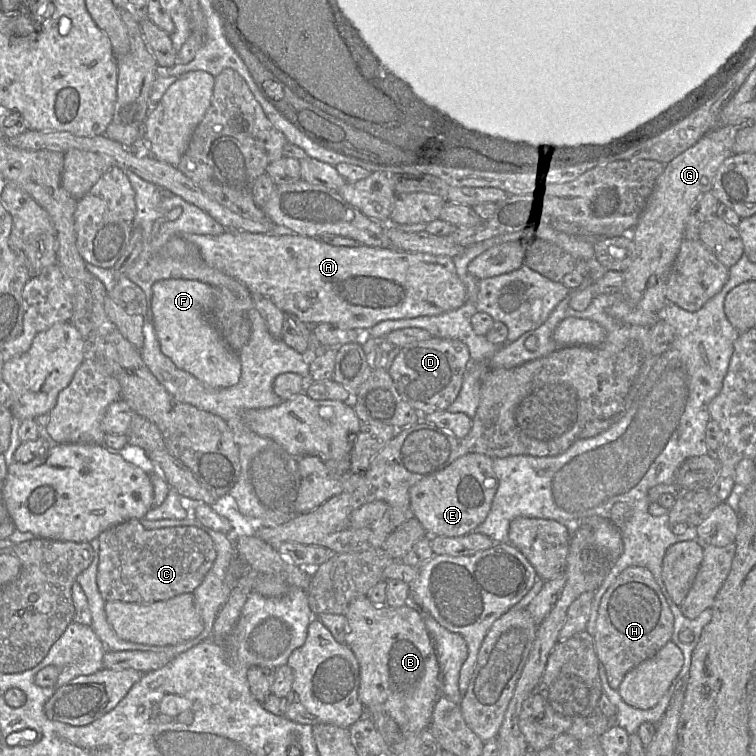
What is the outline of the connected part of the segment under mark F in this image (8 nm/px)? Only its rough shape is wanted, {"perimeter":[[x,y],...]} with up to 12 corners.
{"perimeter":[[152,286],[162,353],[206,387],[241,363],[212,320],[214,287]]}

